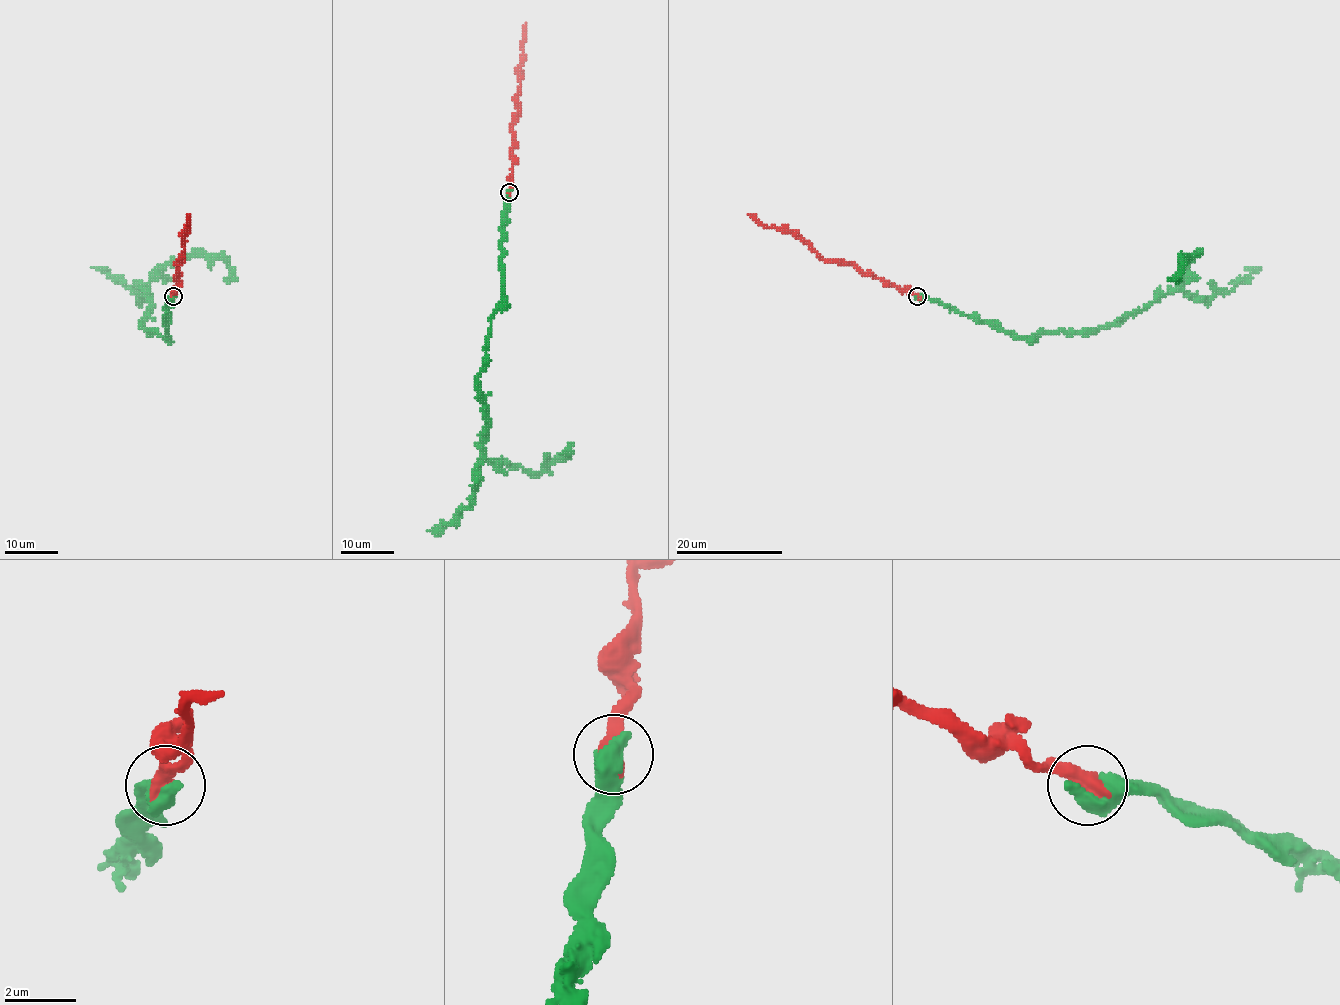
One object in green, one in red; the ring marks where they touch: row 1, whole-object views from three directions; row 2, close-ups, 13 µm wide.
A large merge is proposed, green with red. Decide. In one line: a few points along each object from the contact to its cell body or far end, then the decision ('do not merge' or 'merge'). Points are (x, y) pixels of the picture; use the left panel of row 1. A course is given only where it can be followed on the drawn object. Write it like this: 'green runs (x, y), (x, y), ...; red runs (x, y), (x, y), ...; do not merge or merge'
green runs (173, 296), (165, 337), (142, 328), (153, 308), (148, 285), (175, 261), (219, 256), (237, 277); red runs (173, 296), (175, 264), (181, 261), (189, 215); merge

